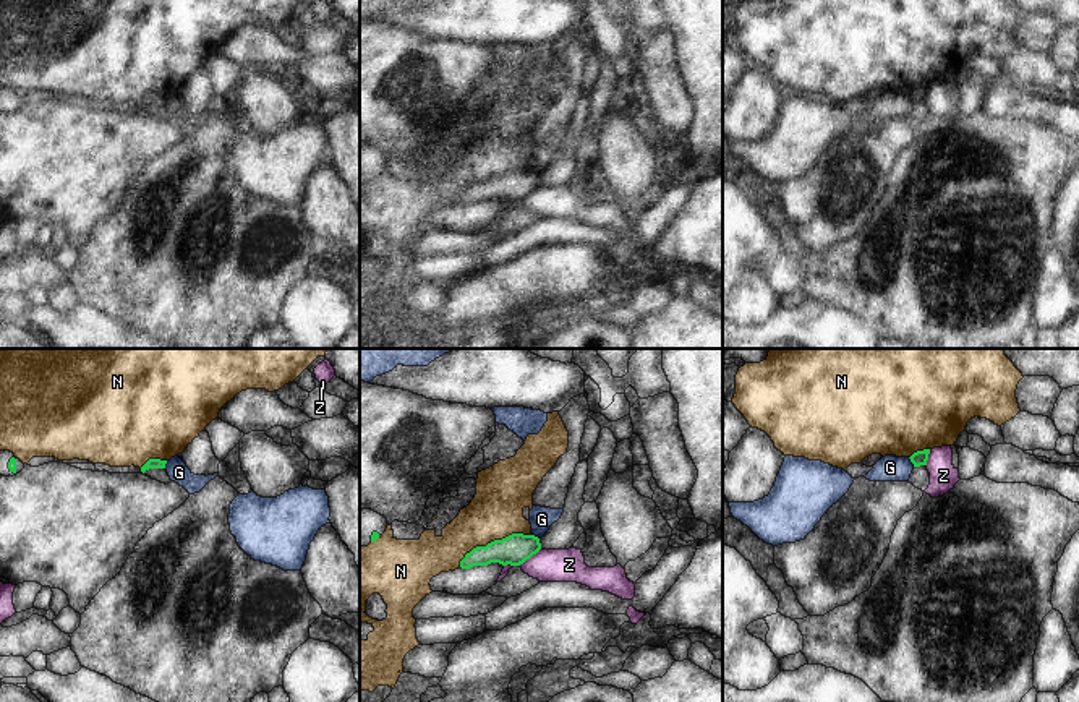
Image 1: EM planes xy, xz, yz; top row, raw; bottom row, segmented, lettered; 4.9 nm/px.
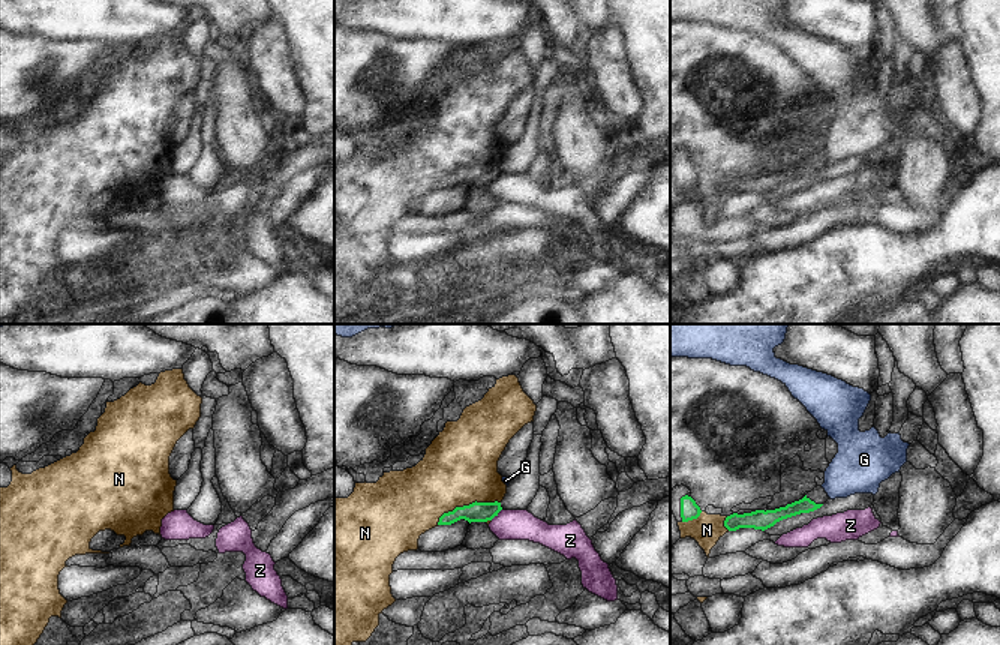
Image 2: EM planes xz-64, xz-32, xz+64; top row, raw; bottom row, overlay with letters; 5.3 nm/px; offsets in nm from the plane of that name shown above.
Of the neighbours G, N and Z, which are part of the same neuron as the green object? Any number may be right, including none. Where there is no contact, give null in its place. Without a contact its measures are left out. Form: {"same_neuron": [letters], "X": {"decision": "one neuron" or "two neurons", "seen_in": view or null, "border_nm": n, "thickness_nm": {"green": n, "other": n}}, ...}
{"same_neuron": [], "G": {"decision": "two neurons", "seen_in": "yz", "border_nm": 60, "thickness_nm": {"green": 70, "other": 130}}, "N": {"decision": "two neurons", "seen_in": "xz", "border_nm": 400, "thickness_nm": {"green": 150, "other": 260}}, "Z": {"decision": "two neurons", "seen_in": "xz", "border_nm": 140, "thickness_nm": {"green": 150, "other": 160}}}

